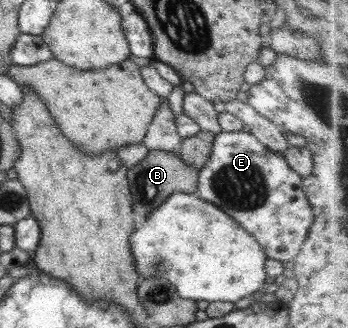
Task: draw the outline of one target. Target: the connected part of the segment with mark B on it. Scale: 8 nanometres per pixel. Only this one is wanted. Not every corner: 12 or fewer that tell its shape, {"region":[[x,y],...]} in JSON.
{"region":[[147,150],[126,171],[133,227],[172,192],[194,194],[197,170],[177,151]]}

